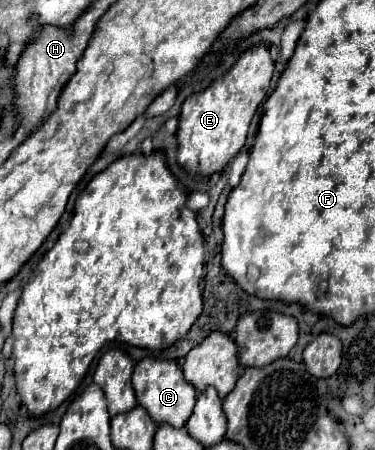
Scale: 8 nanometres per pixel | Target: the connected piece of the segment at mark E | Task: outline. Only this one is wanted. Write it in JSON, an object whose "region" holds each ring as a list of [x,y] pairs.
{"region":[[[256,44],[248,50],[244,50],[234,66],[222,74],[220,78],[214,78],[202,94],[190,94],[184,104],[182,104],[182,112],[180,112],[180,124],[178,124],[178,162],[190,170],[196,172],[200,176],[210,176],[214,172],[222,172],[224,166],[240,152],[240,148],[246,142],[246,132],[250,126],[250,120],[256,112],[256,108],[260,106],[260,102],[264,100],[264,96],[270,90],[270,80],[274,74],[274,62],[270,58],[270,50],[266,44]]]}

